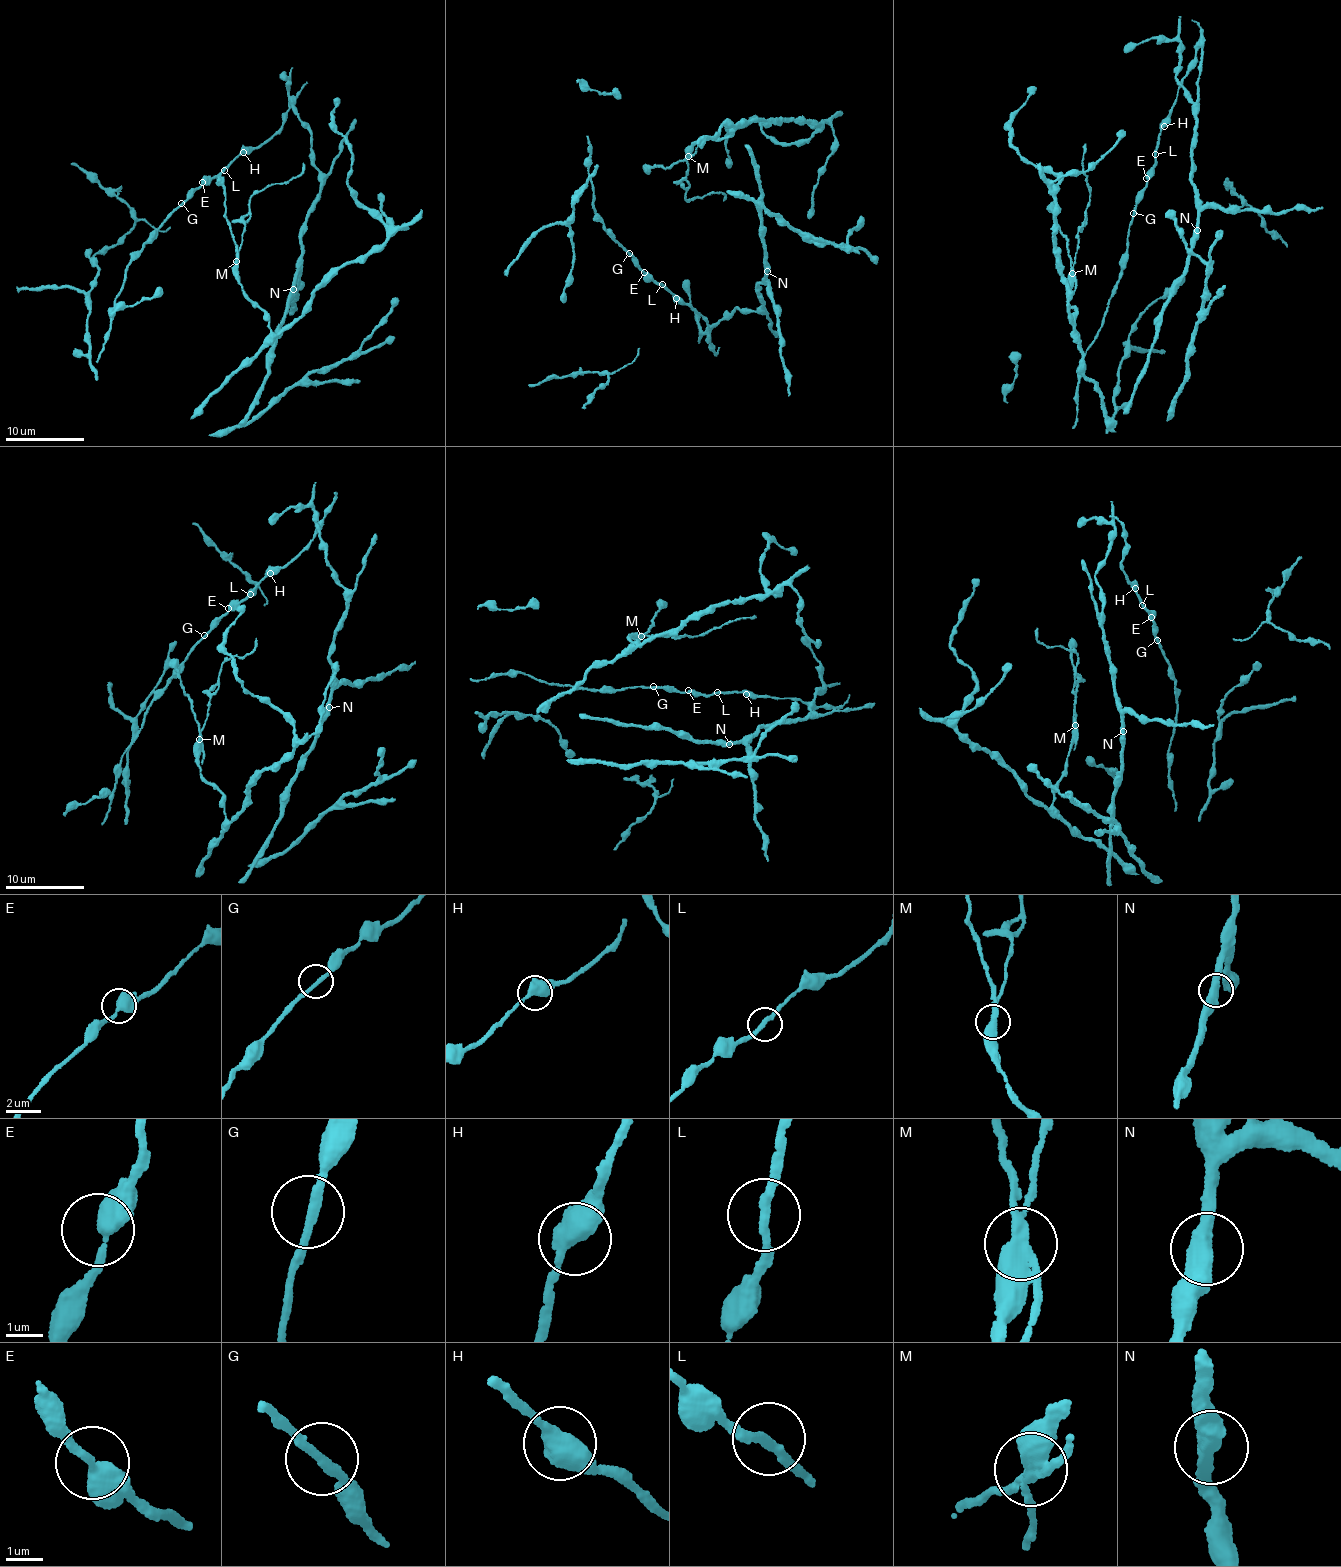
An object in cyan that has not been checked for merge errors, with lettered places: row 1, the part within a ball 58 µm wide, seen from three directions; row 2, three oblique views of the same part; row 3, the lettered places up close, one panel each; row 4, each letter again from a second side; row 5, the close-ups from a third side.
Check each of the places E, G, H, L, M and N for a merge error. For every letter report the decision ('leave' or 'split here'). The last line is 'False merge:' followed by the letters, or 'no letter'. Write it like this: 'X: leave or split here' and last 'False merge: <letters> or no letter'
E: leave
G: leave
H: leave
L: leave
M: split here
N: leave
False merge: M

